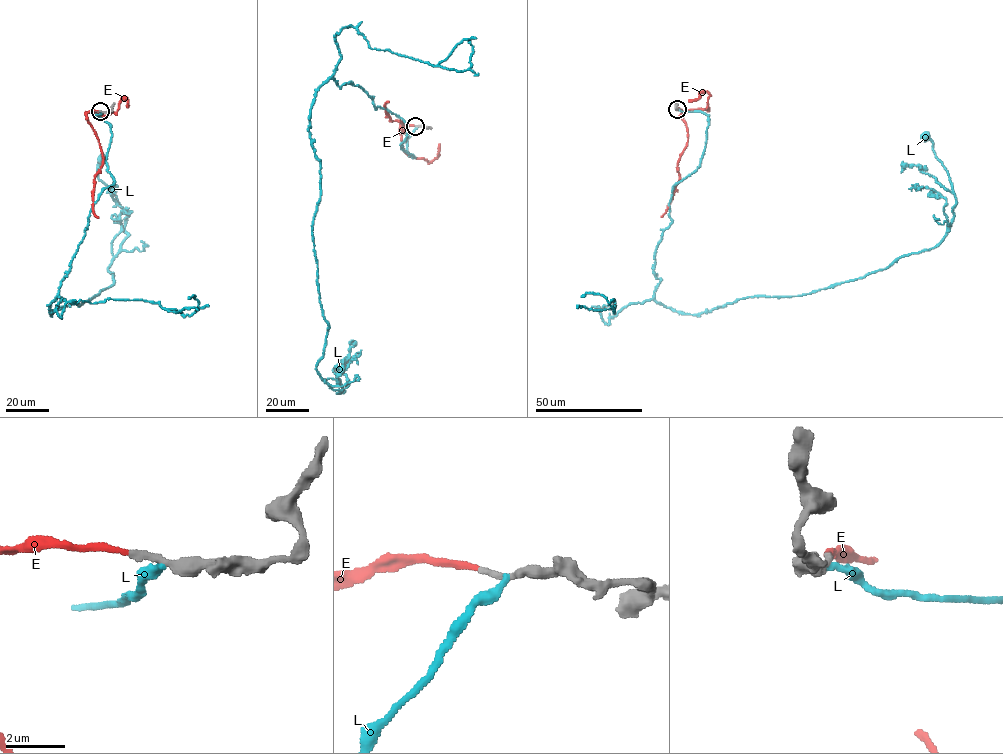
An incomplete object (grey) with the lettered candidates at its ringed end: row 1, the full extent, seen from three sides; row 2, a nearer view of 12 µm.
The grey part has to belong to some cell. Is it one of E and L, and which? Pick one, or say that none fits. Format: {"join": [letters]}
{"join": ["E"]}

